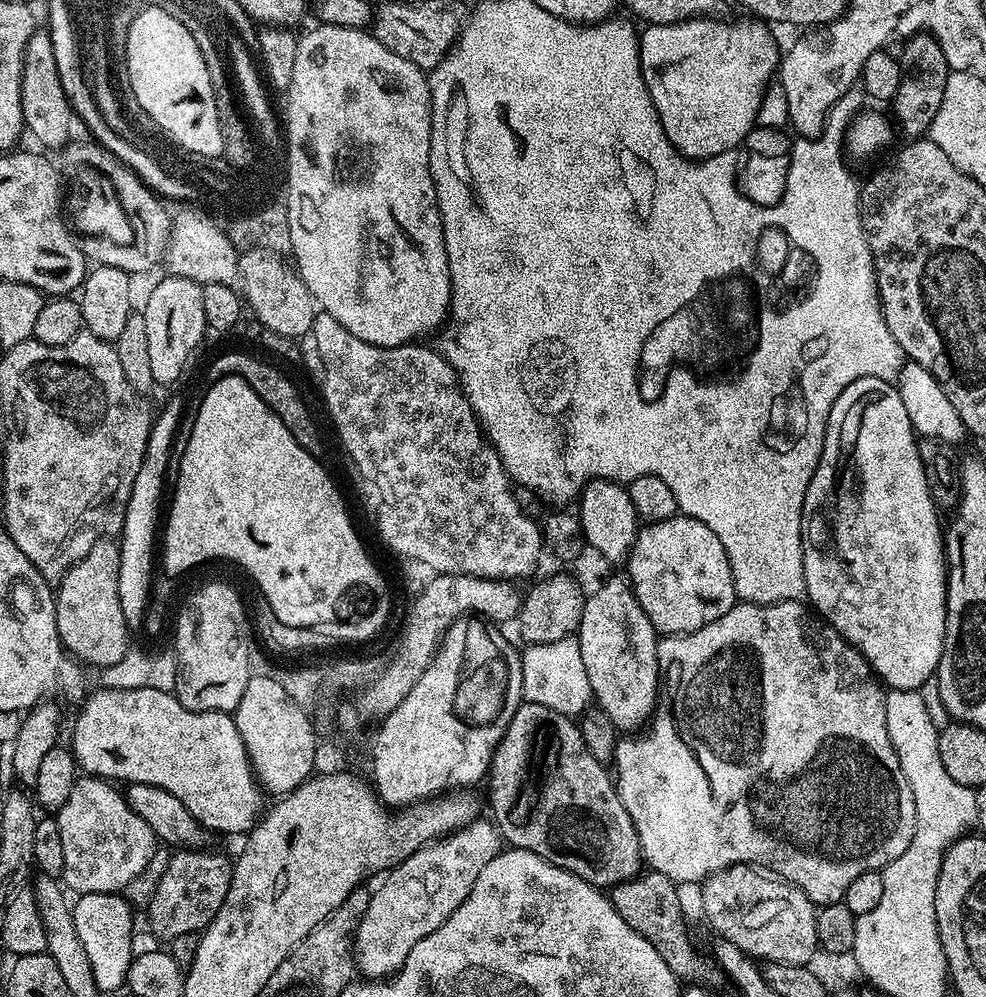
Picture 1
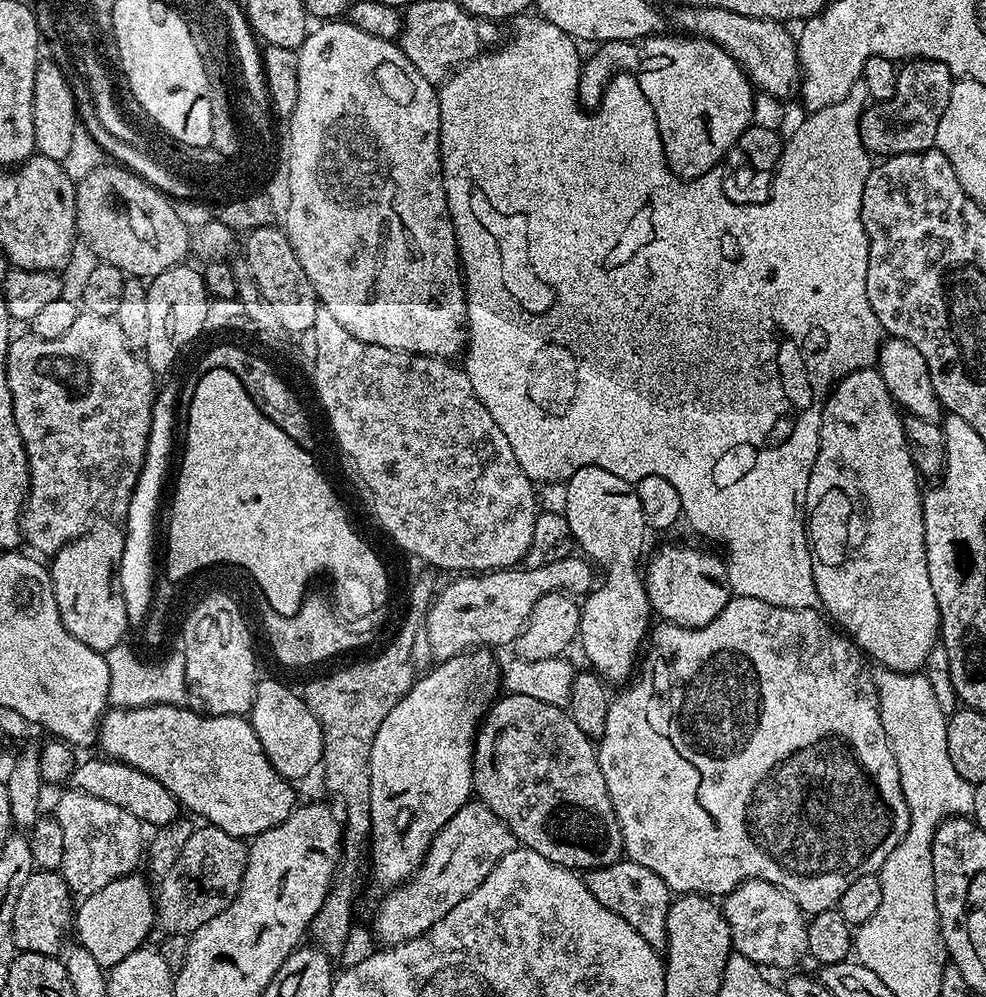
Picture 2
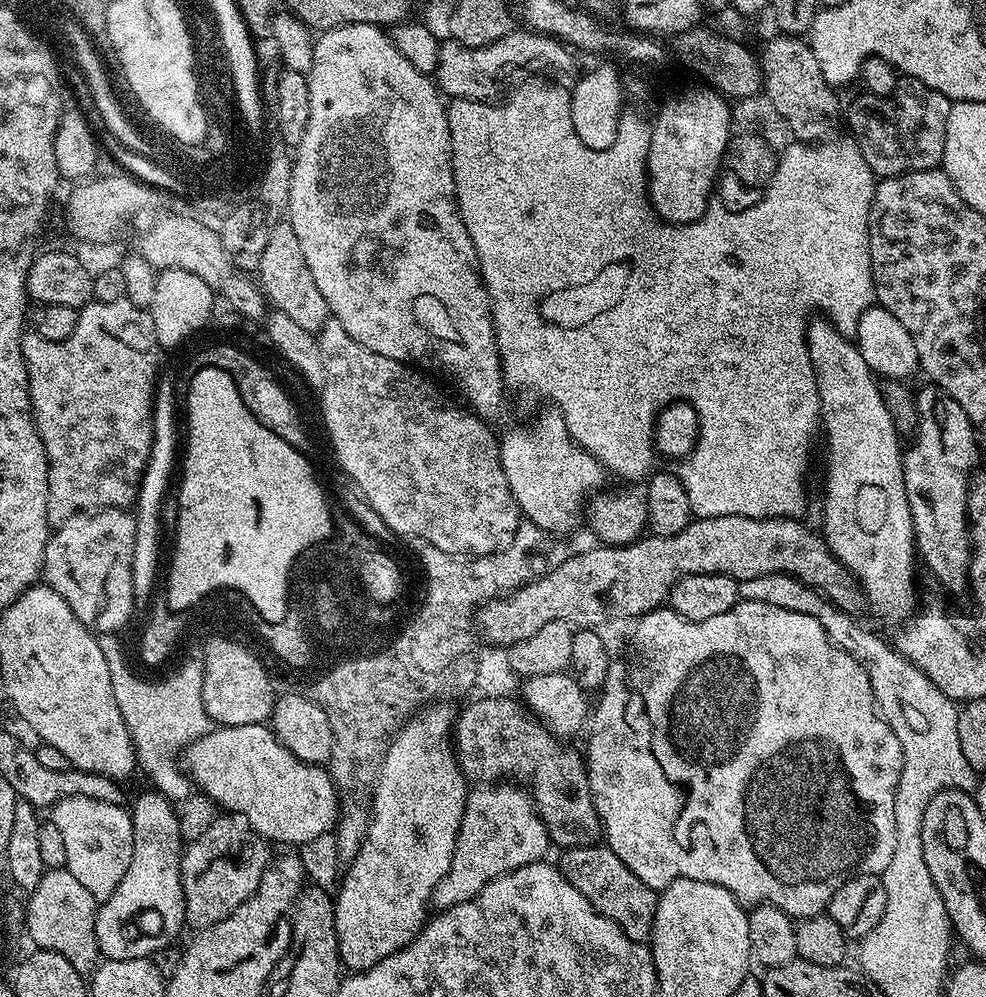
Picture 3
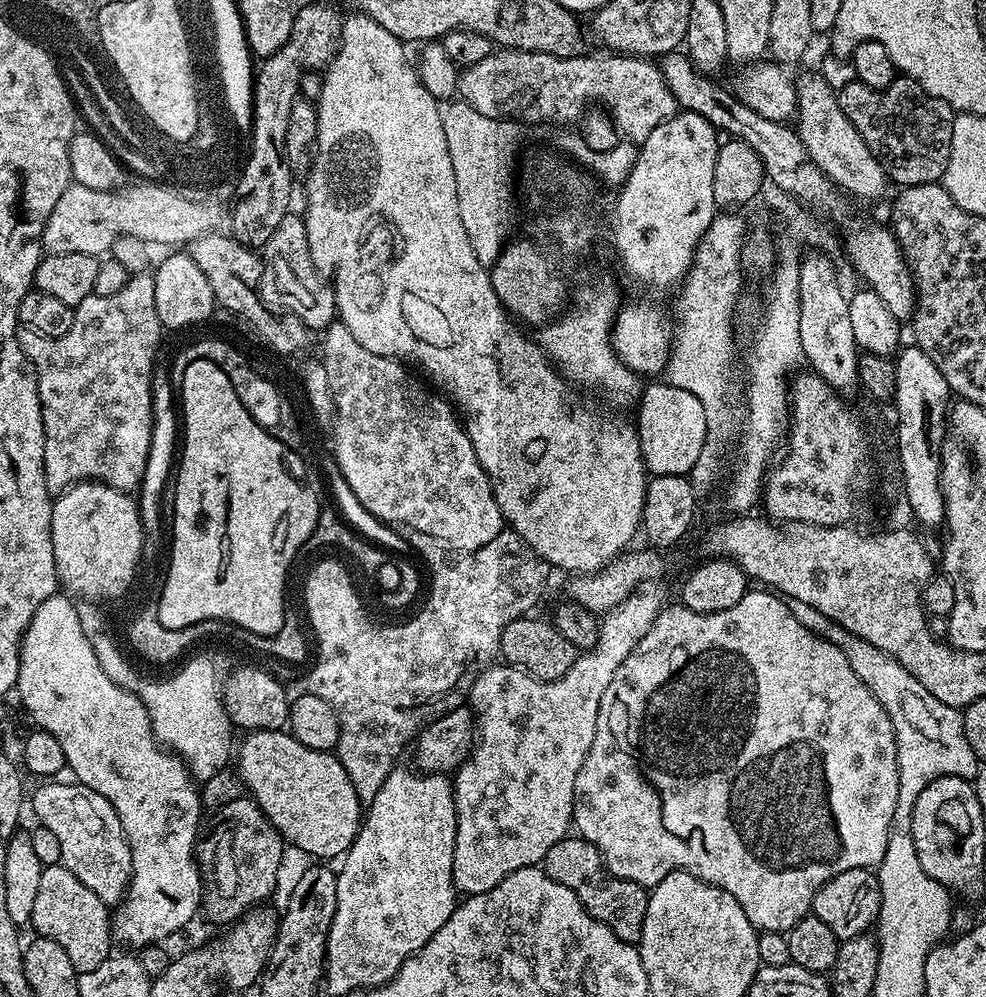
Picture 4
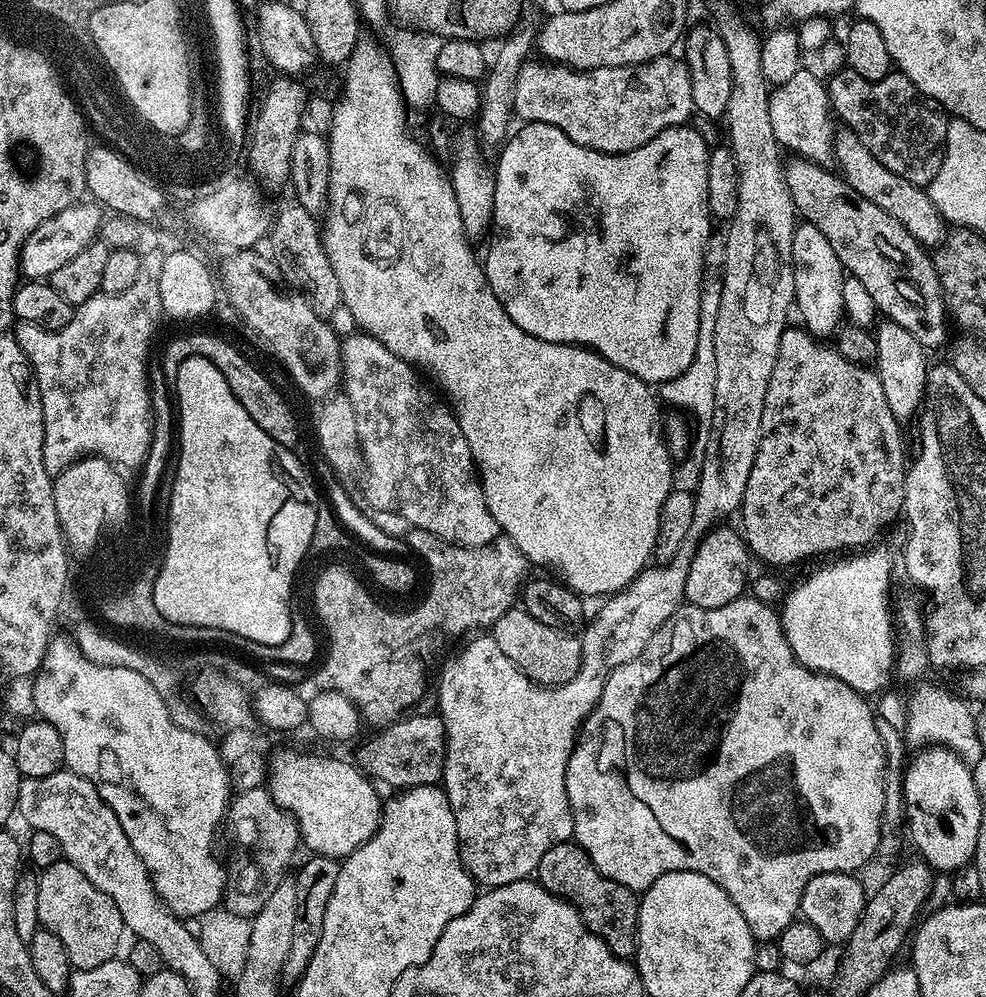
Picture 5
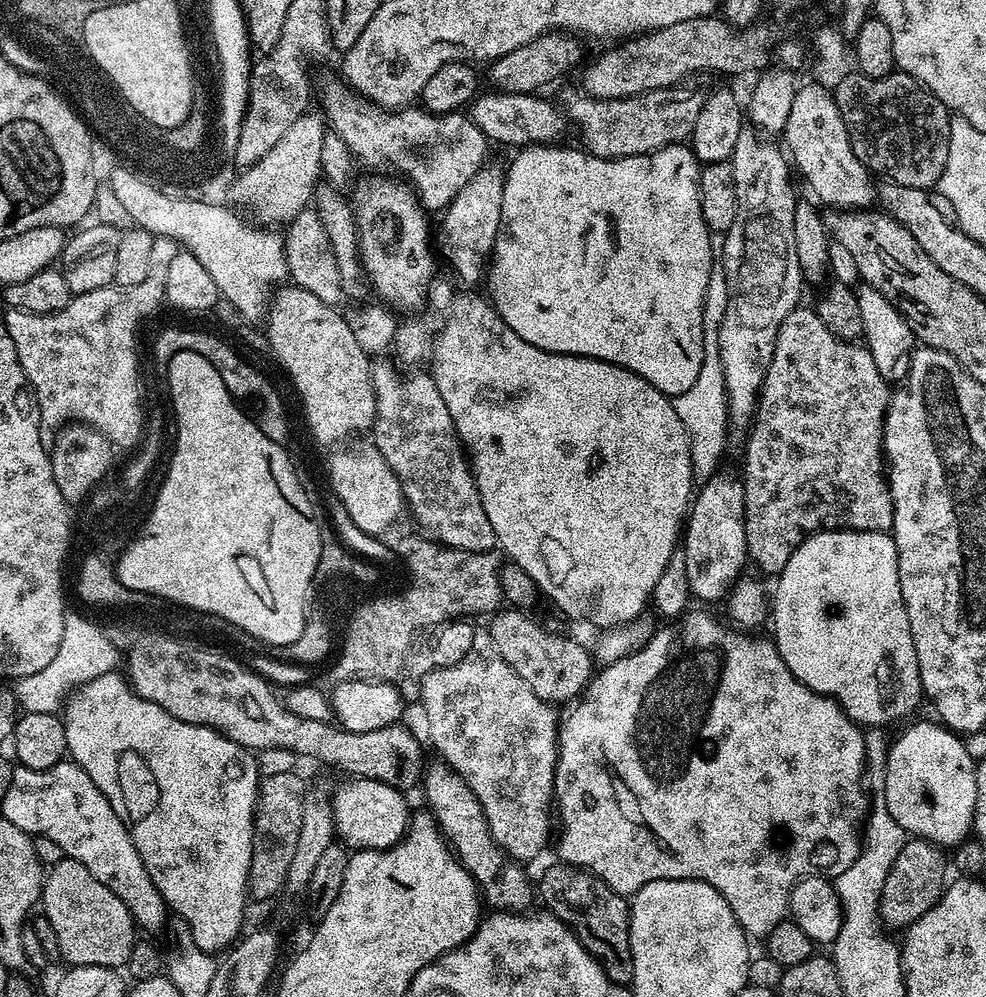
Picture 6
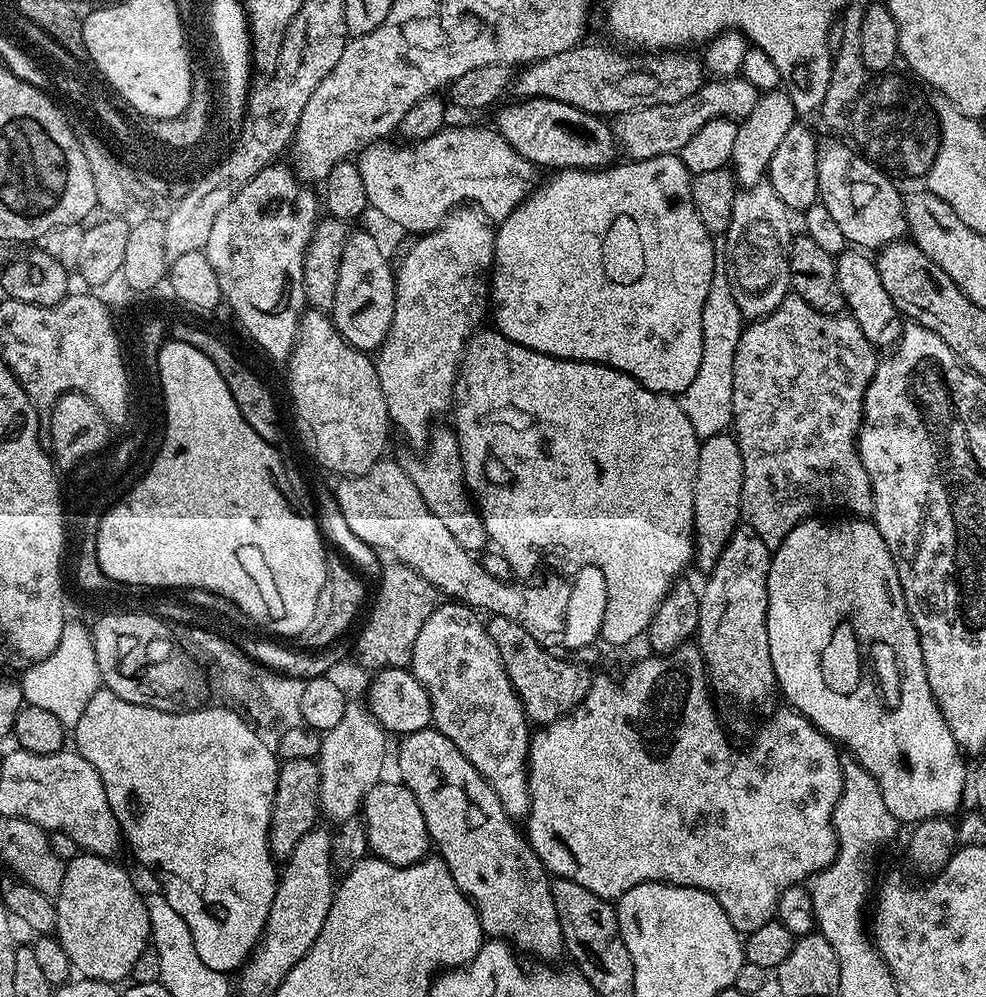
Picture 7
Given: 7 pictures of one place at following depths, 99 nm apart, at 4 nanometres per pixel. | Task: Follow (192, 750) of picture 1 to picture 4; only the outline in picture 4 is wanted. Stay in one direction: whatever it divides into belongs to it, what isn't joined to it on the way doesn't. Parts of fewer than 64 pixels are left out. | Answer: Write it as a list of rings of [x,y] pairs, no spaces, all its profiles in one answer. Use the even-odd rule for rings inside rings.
[[[283,729],[252,730],[245,736],[238,744],[238,775],[285,843],[302,848],[318,860],[345,854],[360,831],[362,805],[335,753],[310,750]]]

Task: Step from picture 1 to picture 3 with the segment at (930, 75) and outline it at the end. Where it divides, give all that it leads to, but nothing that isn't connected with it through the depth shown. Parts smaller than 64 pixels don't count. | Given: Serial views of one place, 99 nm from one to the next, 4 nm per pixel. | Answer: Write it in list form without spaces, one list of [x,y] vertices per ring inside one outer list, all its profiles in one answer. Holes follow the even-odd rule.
[[[904,78],[897,83],[896,89],[888,96],[875,96],[869,92],[860,94],[848,112],[848,124],[852,127],[850,136],[877,178],[897,176],[914,170],[939,168],[944,162],[946,118],[950,118],[952,106],[953,101],[938,94],[938,90],[926,86],[921,80]]]

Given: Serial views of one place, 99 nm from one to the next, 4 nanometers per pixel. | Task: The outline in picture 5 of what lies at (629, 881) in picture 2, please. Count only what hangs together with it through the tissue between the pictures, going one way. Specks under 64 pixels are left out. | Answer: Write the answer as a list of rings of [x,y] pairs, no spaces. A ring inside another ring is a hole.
[[[569,842],[550,846],[550,850],[542,854],[542,862],[538,862],[535,875],[542,887],[575,906],[580,917],[584,919],[584,925],[595,936],[600,936],[614,955],[625,958],[633,955],[636,946],[636,916],[640,913],[640,896],[602,875],[594,866],[594,862],[590,862],[588,855],[580,849],[579,844]]]

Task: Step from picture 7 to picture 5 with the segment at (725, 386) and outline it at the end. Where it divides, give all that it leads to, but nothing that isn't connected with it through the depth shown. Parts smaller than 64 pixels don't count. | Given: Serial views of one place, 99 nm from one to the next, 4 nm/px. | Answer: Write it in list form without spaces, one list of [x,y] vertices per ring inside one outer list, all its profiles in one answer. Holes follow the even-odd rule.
[[[713,231],[708,238],[708,244],[704,247],[704,278],[700,289],[700,325],[698,326],[698,346],[694,354],[694,362],[677,378],[665,384],[659,385],[658,396],[661,401],[669,400],[680,408],[685,408],[696,420],[711,421],[714,410],[714,378],[716,377],[716,359],[714,358],[714,346],[712,335],[714,334],[714,322],[718,318],[718,302],[722,298],[722,286],[724,285],[724,242],[726,236],[723,231]]]

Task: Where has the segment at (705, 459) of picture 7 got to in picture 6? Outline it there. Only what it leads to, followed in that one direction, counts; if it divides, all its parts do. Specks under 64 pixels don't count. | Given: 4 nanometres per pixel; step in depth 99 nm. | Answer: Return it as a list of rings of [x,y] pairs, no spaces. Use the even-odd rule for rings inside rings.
[[[720,470],[699,485],[698,491],[690,501],[686,523],[682,528],[682,555],[686,562],[689,593],[695,599],[697,596],[700,600],[723,601],[732,586],[732,581],[741,575],[740,567],[749,563],[744,529],[744,486],[739,475],[727,476],[723,470]]]

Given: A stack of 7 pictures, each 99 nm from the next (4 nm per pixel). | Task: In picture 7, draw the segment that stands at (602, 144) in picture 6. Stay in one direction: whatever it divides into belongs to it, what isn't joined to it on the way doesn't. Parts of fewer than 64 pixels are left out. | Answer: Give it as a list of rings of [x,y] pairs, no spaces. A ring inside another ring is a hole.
[[[712,78],[704,82],[693,96],[672,105],[650,105],[645,108],[622,113],[611,121],[610,127],[616,139],[619,151],[624,152],[629,161],[645,160],[655,156],[678,154],[686,142],[706,122],[718,116],[743,118],[750,114],[748,104],[752,102],[752,92],[744,88],[743,78]]]

